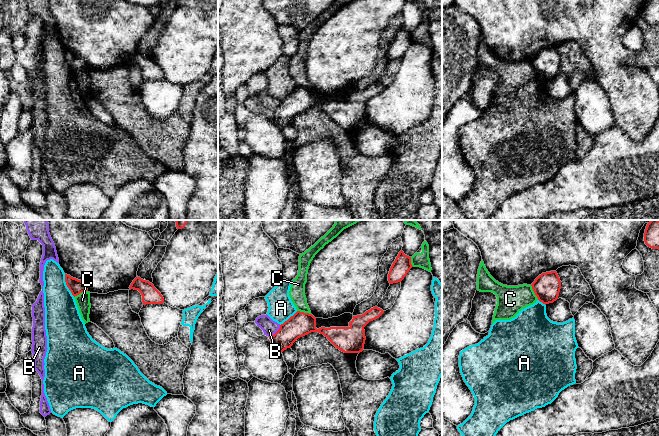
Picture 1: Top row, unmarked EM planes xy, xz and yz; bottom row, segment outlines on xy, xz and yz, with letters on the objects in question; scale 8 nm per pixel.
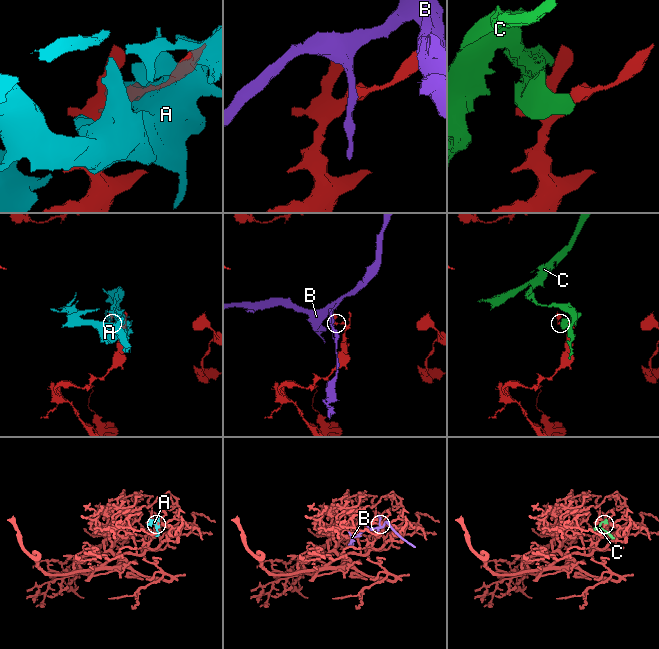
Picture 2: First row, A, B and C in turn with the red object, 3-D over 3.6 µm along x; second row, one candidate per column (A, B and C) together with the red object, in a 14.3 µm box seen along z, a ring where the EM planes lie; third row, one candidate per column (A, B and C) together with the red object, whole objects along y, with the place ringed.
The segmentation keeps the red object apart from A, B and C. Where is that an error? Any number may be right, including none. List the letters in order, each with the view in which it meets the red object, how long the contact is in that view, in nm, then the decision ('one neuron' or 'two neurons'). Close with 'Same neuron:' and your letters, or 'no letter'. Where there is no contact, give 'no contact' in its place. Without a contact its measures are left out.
A: meets red in xy; contact 200 nm long; two neurons
B: meets red in xz; contact 140 nm long; two neurons
C: meets red in yz; contact 140 nm long; two neurons
Same neuron: no letter

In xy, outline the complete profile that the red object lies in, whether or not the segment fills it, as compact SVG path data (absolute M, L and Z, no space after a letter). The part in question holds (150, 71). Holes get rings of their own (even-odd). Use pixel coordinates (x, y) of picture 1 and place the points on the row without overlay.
M136 53L129 64L130 66L138 66L141 69L143 81L164 79L163 72L154 61L140 53Z

